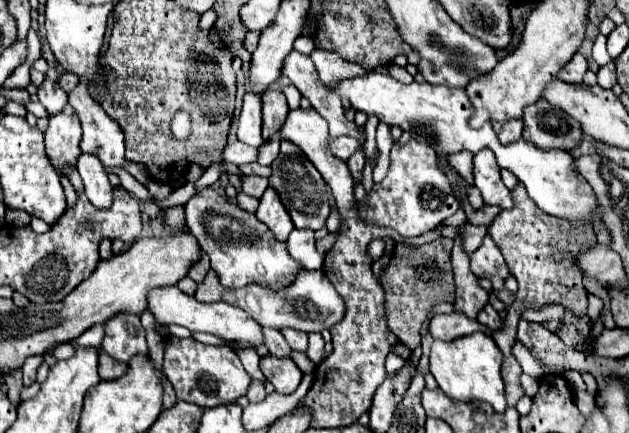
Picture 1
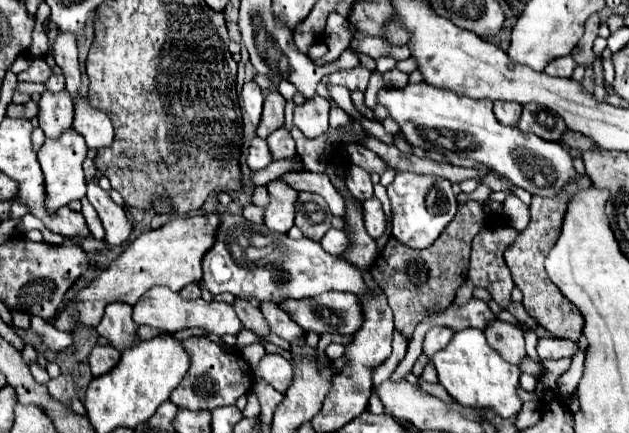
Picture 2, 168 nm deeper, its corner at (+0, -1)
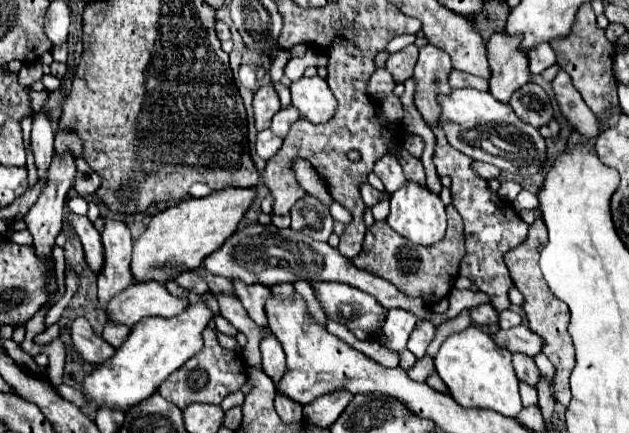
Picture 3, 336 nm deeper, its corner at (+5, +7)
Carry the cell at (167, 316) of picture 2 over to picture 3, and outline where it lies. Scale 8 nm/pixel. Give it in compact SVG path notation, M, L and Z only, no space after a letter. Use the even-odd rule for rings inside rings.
M141 281L129 285L125 293L117 293L109 301L107 315L113 323L133 327L137 321L149 315L173 317L187 307L187 299L173 297L157 281Z

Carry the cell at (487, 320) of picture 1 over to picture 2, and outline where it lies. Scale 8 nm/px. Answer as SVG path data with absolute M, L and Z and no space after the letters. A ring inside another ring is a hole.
M494 319L486 329L488 343L502 355L506 361L518 365L520 359L526 355L524 351L524 329L500 319Z

